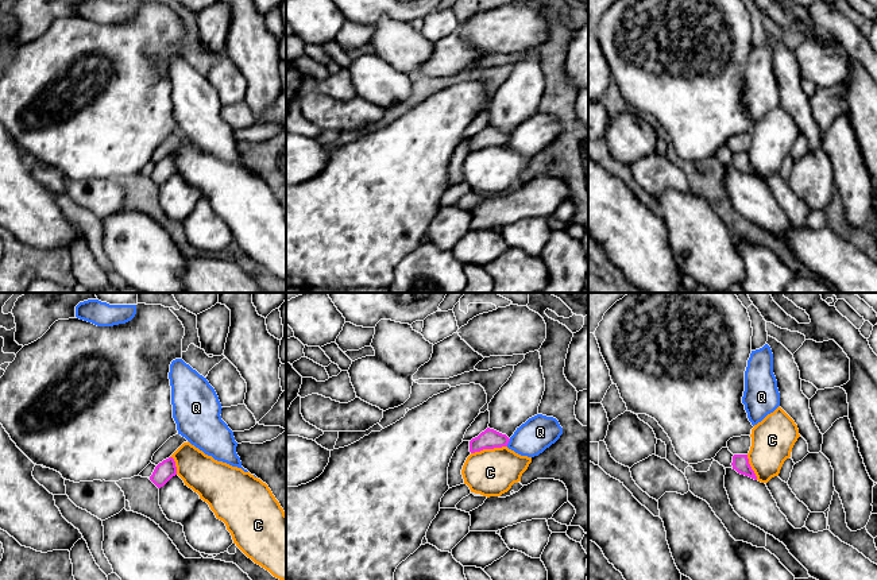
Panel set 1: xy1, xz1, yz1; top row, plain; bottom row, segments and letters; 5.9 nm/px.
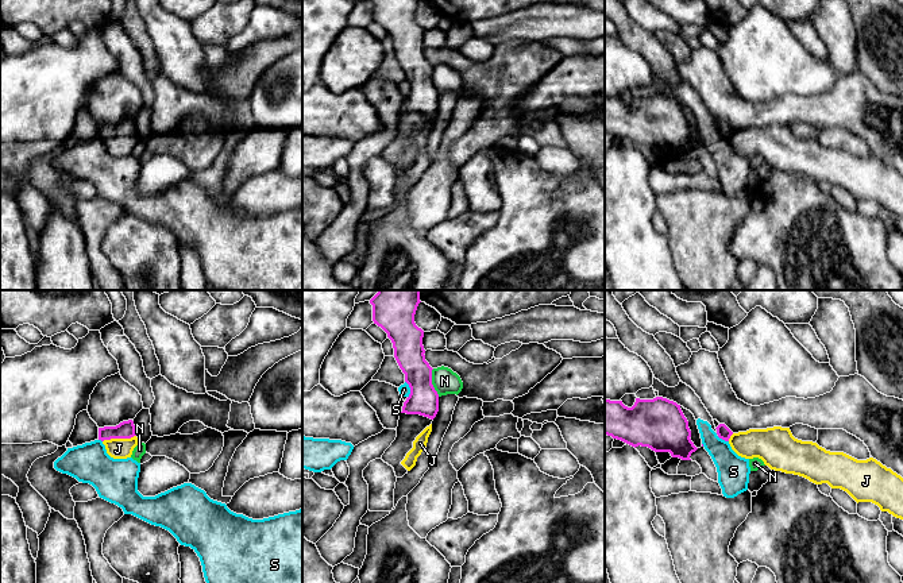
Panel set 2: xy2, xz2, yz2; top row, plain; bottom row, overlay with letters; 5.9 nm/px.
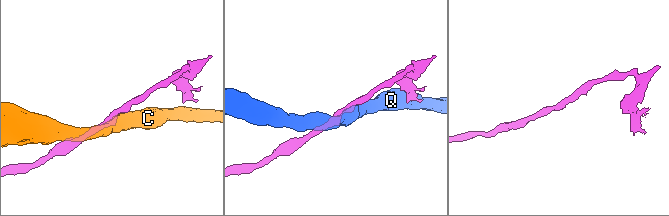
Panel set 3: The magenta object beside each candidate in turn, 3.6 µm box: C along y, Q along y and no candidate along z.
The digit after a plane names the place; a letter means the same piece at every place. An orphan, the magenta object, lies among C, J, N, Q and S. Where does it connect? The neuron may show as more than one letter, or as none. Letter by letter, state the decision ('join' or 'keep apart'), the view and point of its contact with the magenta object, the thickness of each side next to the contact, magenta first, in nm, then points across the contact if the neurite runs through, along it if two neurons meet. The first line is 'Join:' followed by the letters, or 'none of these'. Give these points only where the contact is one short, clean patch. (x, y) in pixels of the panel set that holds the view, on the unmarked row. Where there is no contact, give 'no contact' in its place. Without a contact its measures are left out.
Join: J
C: keep apart | xz1 (489, 146) | 120/280 nm | along xz1 (506, 143), (471, 151)
J: join | xy2 (119, 135) | 110/130 nm | across xy2 (126, 127), (119, 135), (118, 146)
N: keep apart | xz2 (431, 80) | 180/150 nm
Q: keep apart | xz1 (507, 140) | 120/200 nm
S: keep apart | xz2 (411, 87) | 180/70 nm

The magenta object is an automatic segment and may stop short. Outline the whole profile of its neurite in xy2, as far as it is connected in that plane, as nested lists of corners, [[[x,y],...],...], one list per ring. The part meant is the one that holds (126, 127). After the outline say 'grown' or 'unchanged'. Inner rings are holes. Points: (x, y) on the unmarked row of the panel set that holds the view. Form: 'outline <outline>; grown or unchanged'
outline [[[132,117],[123,119],[116,124],[99,126],[99,138],[103,139],[107,151],[113,157],[131,155],[139,140]]]; grown

